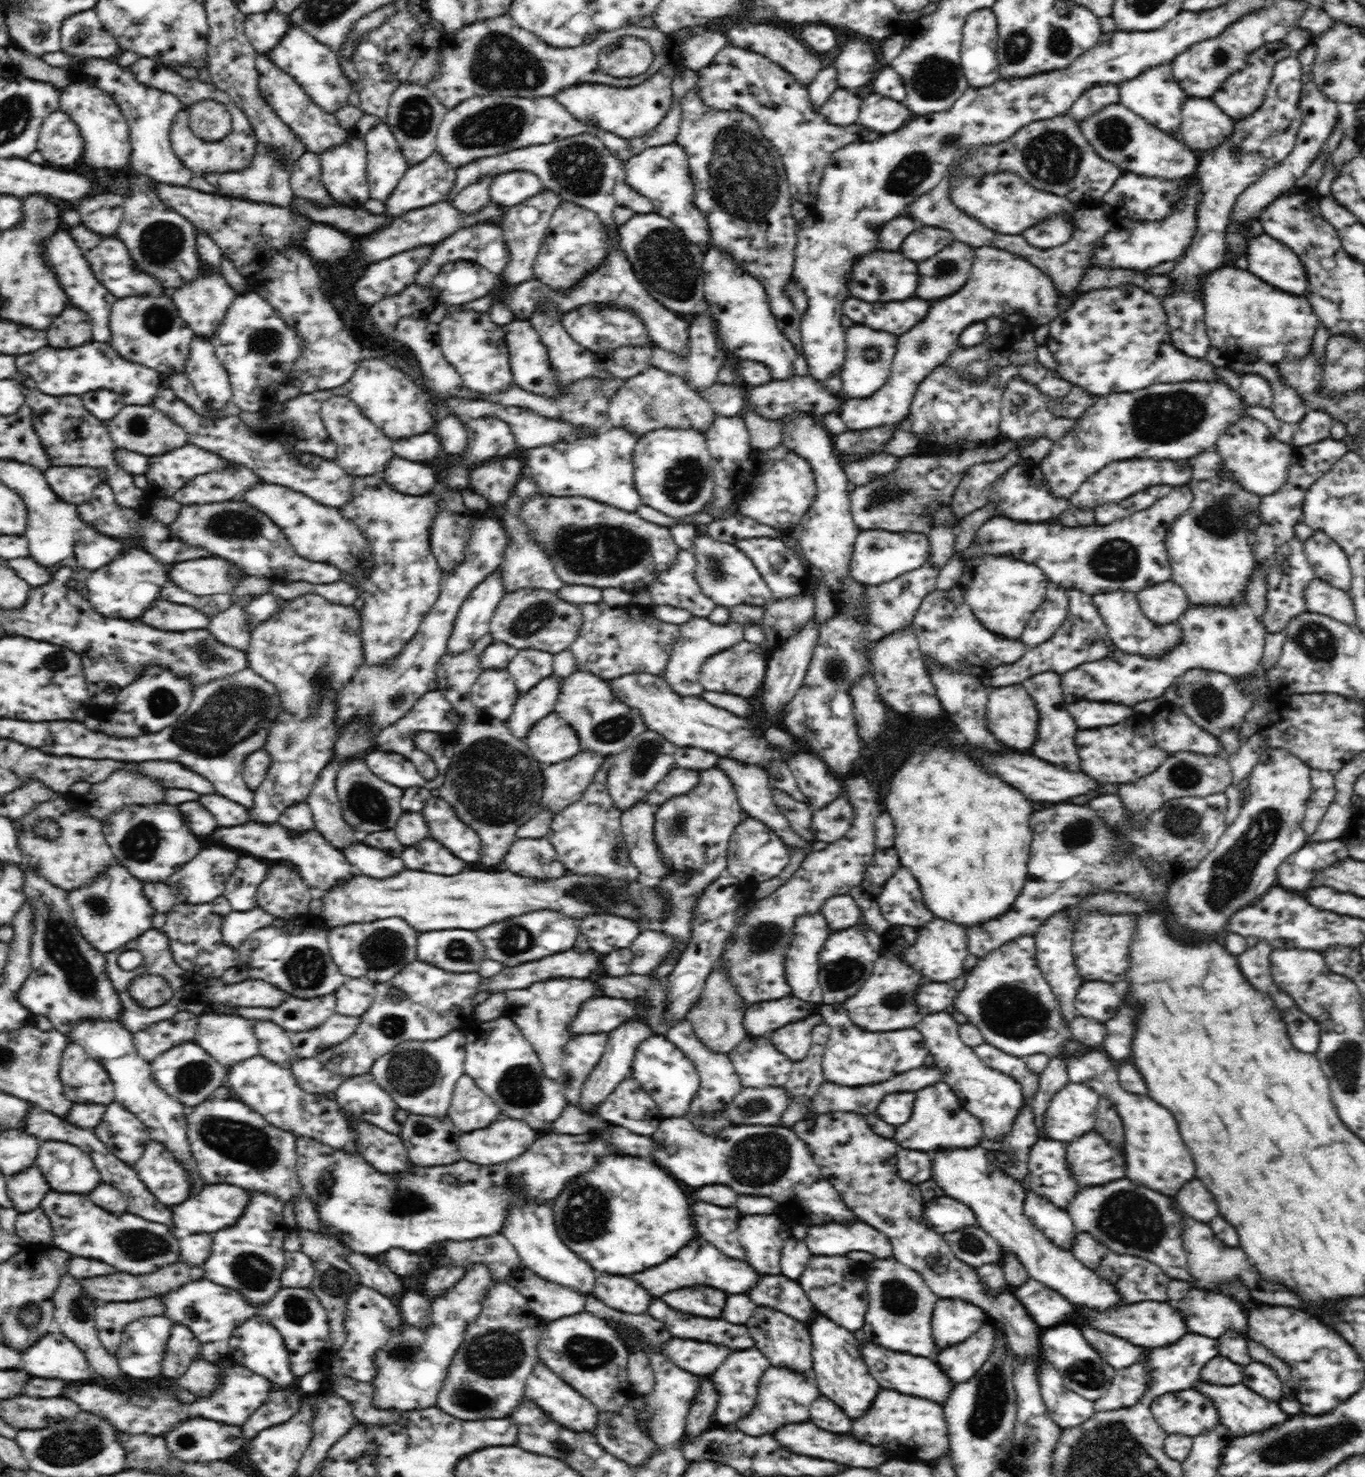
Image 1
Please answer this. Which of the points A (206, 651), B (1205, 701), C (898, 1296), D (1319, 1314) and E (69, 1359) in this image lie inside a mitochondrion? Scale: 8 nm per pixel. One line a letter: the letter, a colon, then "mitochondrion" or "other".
A: mitochondrion
B: mitochondrion
C: mitochondrion
D: other
E: other

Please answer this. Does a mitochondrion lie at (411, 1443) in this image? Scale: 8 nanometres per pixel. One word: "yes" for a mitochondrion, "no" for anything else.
no

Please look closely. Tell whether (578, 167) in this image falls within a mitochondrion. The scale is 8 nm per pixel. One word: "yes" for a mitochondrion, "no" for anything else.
yes

